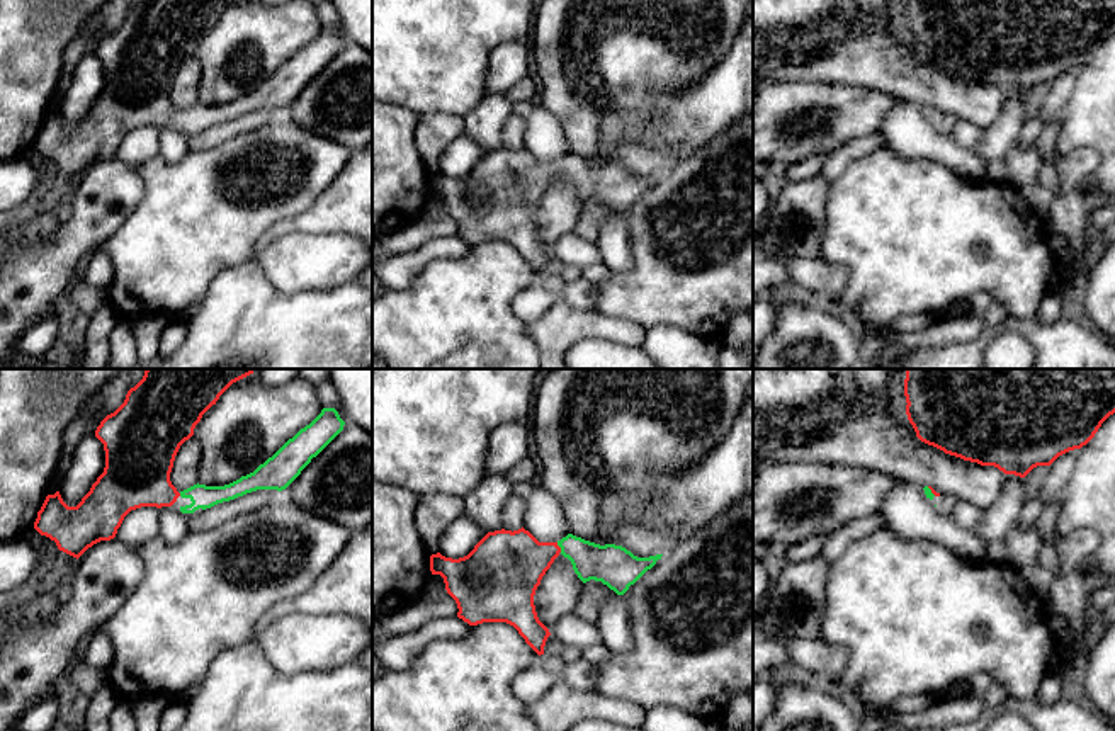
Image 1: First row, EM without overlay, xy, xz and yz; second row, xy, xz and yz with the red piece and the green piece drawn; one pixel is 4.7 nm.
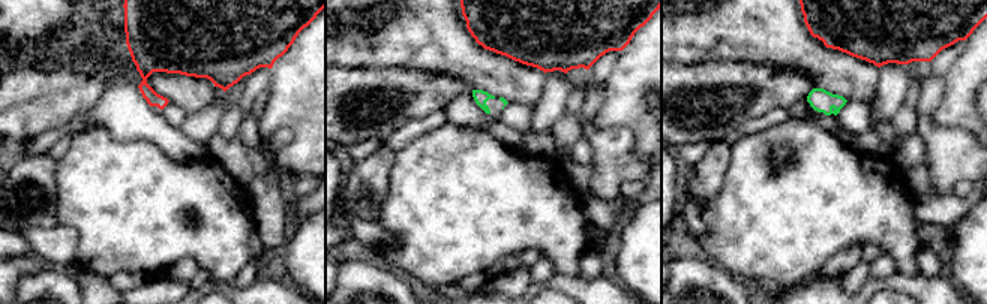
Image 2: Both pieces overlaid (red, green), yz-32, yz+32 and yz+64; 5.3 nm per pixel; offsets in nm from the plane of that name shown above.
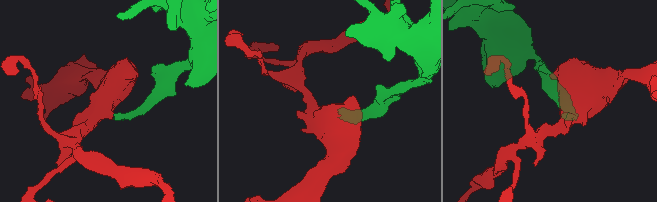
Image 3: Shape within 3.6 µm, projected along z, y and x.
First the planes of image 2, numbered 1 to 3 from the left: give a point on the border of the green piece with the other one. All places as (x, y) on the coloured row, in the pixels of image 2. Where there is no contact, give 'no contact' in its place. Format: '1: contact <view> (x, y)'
1: no contact
2: no contact
3: no contact

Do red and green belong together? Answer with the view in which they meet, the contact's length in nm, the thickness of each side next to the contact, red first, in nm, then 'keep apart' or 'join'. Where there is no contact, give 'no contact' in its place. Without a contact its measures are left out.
xz | 50 nm | 320/180 nm | join

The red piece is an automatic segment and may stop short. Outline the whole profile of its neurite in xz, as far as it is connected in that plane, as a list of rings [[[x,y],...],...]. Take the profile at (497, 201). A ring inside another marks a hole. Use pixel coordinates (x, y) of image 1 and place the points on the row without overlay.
[[[524,146],[488,151],[459,178],[430,175],[432,194],[440,194],[457,223],[457,236],[469,245],[507,241],[541,275],[551,255],[539,240],[534,214],[554,178],[563,173],[578,197],[602,201],[624,214],[663,173],[637,177],[615,163],[595,163],[568,153],[558,162],[539,162]]]

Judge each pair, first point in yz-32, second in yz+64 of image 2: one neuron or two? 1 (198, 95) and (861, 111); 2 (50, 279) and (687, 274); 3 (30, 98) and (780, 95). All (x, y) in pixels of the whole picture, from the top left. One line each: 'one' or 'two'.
1: two
2: one
3: one

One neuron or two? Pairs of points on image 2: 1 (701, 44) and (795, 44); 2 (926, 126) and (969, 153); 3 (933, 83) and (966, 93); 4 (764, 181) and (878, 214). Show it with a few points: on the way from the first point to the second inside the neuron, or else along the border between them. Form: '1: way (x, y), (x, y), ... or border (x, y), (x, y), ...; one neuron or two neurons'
1: way (725, 44), (771, 44); one neuron
2: way (936, 137), (953, 153), (959, 153); one neuron
3: border (944, 77), (942, 101), (930, 114); two neurons
4: way (792, 195), (849, 198); one neuron

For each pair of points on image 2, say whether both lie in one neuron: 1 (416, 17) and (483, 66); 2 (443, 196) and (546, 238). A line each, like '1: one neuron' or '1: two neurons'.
1: one neuron
2: one neuron

